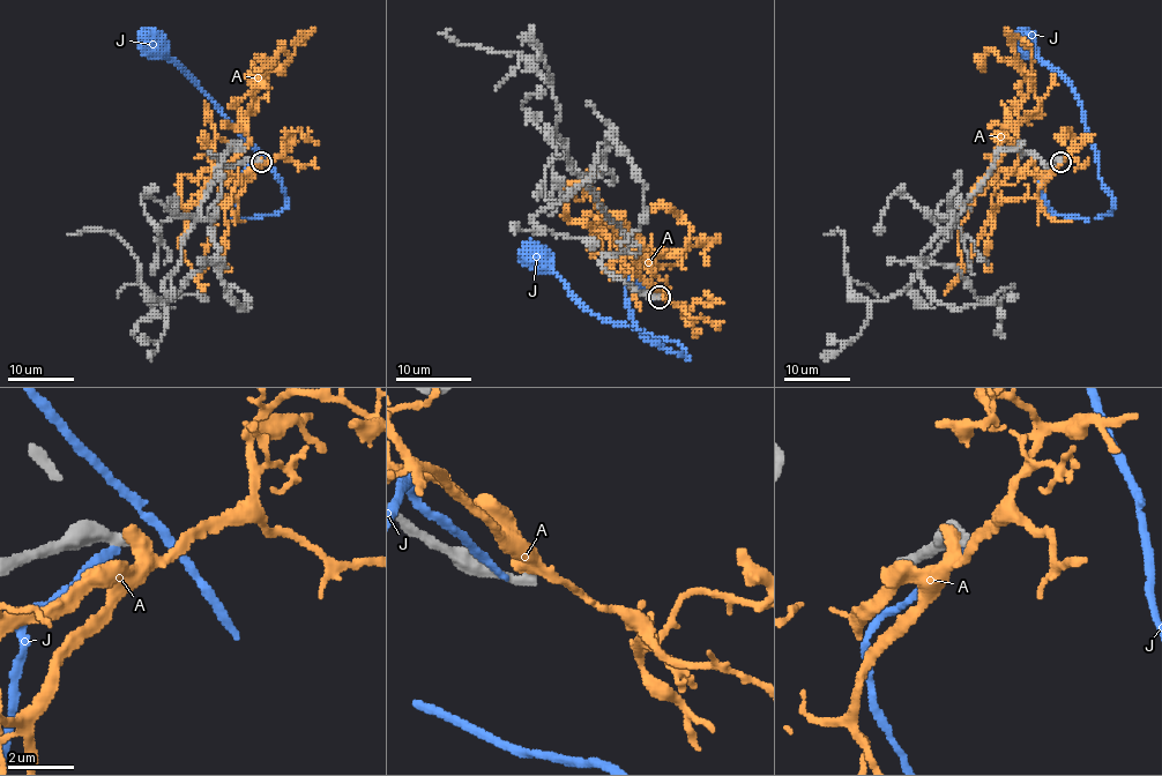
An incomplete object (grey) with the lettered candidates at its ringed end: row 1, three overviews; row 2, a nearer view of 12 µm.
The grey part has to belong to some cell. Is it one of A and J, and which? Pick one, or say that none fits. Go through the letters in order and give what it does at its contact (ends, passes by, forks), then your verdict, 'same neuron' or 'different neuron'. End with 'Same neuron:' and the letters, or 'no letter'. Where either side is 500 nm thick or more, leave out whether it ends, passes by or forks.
A: it passes by | different neuron
J: it ends | different neuron
Same neuron: no letter

